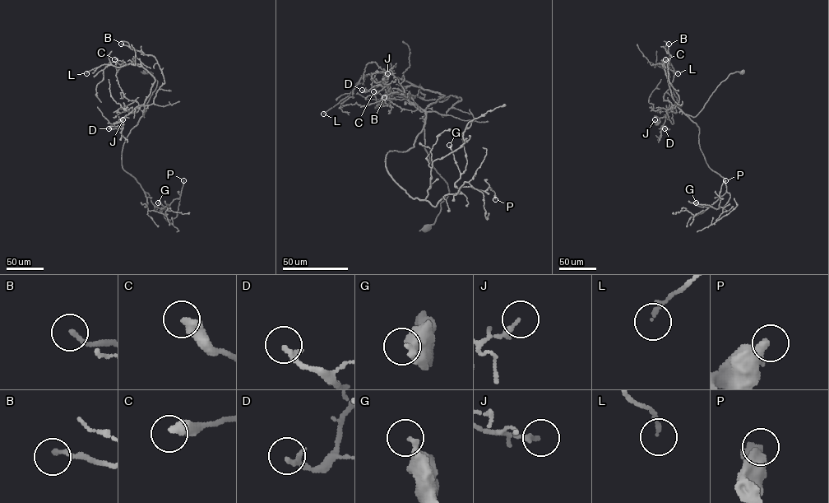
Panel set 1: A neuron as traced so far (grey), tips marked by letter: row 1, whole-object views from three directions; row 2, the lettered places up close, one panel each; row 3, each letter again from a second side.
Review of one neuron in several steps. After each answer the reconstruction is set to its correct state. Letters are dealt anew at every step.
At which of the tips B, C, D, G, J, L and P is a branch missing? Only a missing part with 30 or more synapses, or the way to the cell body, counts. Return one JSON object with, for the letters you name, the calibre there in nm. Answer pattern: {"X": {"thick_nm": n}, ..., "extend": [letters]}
{"extend": []}

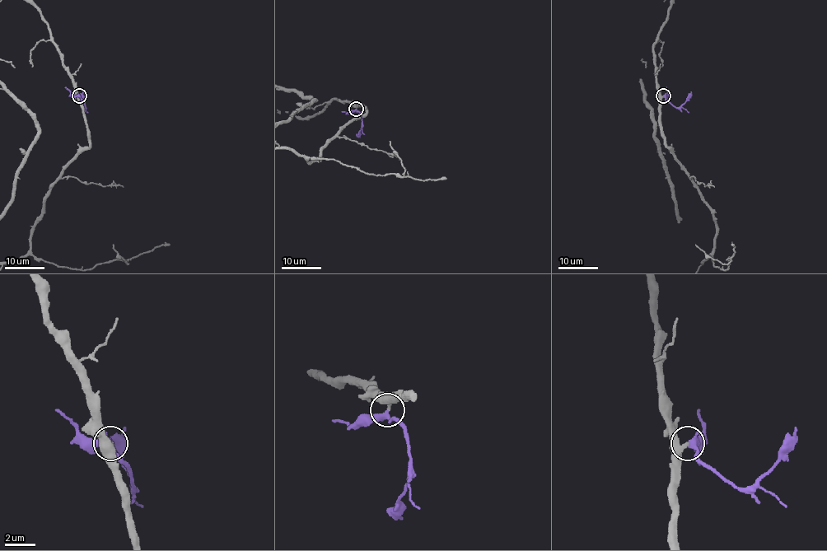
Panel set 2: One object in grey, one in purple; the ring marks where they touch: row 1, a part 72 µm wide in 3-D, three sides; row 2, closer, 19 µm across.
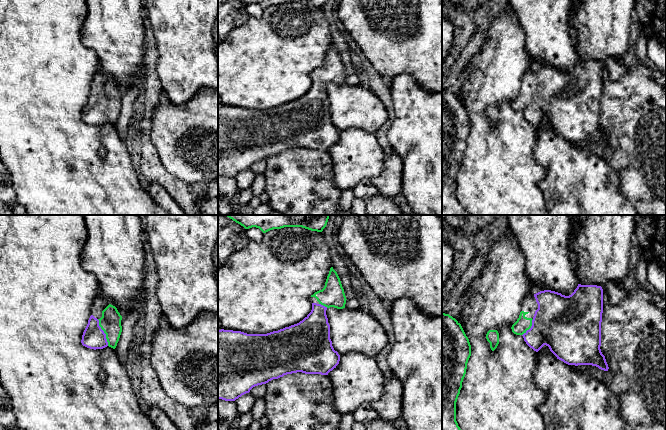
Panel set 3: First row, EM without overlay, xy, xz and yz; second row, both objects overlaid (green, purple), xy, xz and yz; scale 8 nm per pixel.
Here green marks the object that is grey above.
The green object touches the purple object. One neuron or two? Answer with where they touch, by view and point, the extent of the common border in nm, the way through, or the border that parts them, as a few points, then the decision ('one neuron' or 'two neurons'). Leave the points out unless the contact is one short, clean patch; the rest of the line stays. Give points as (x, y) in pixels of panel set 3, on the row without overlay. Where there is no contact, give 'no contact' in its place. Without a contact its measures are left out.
contact xy (104, 108); length 240 nm; way xy (110, 98), (104, 108), (93, 113); one neuron

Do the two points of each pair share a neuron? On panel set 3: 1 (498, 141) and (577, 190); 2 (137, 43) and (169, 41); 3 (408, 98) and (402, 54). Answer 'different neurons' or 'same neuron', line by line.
1: different neurons
2: different neurons
3: different neurons

